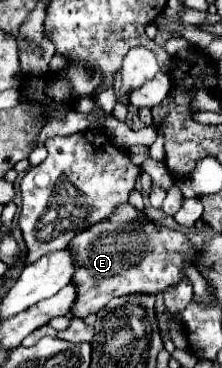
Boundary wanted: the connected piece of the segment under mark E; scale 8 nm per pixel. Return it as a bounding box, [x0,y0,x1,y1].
[70,203,202,319]

